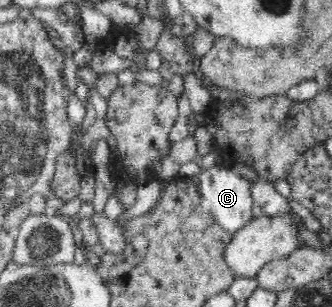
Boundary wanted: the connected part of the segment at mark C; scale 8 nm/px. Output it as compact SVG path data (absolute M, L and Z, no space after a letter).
M213 166L198 177L205 208L224 231L234 234L253 219L249 184L241 175Z

